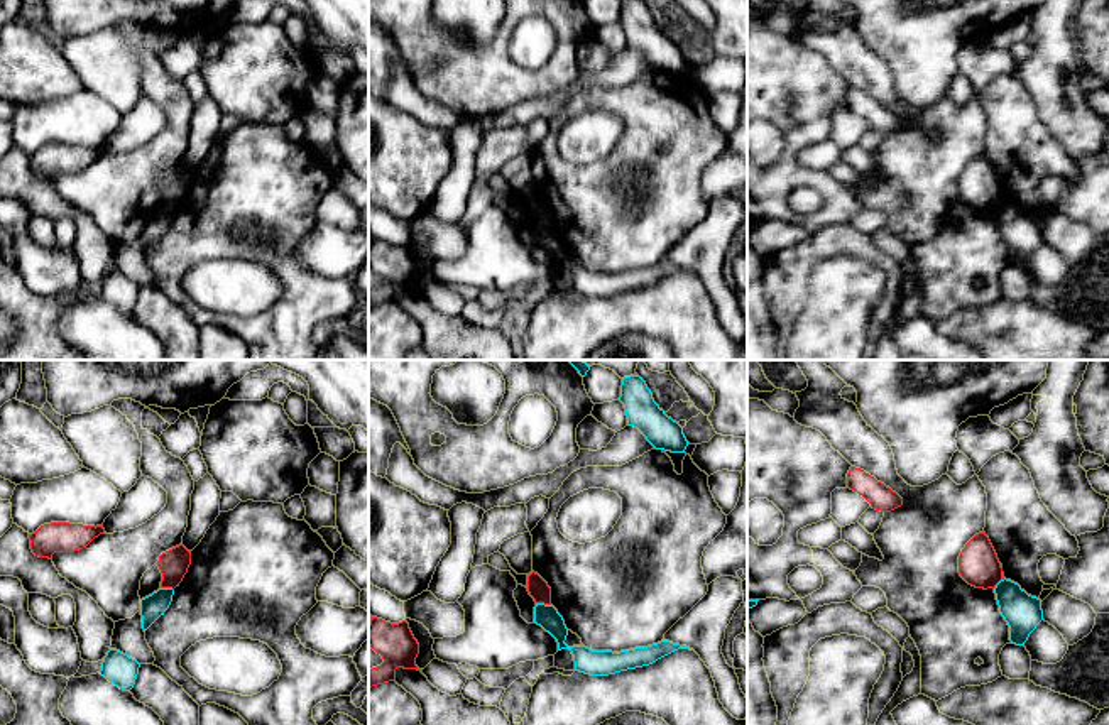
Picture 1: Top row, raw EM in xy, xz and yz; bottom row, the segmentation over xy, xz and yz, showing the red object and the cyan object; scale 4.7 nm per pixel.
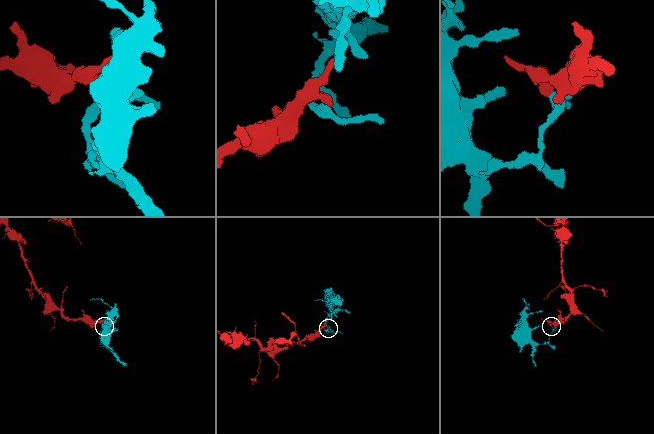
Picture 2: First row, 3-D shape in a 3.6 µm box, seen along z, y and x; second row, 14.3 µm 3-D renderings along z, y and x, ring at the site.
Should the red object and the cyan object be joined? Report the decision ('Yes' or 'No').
No

